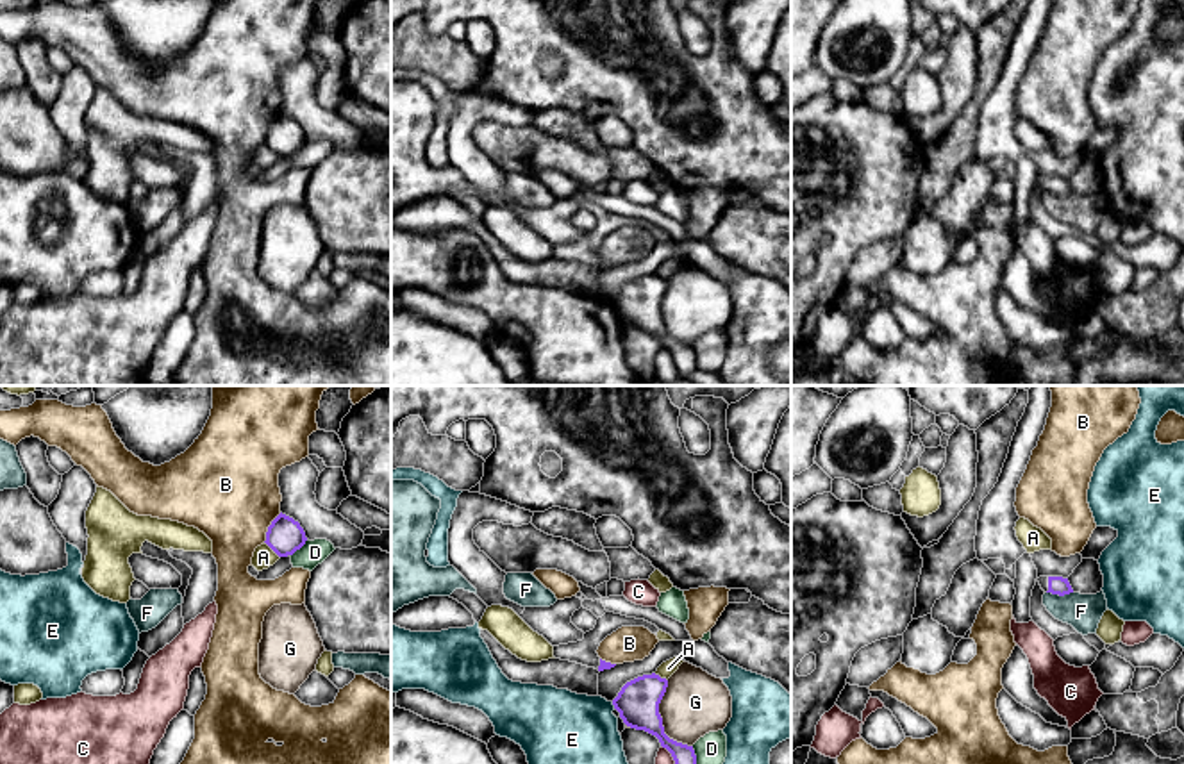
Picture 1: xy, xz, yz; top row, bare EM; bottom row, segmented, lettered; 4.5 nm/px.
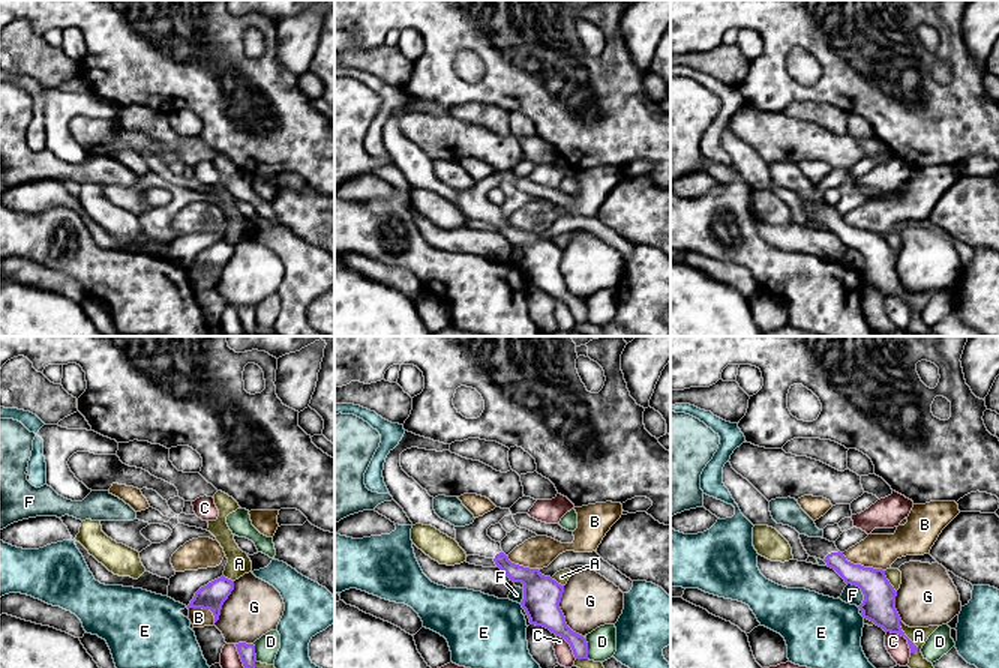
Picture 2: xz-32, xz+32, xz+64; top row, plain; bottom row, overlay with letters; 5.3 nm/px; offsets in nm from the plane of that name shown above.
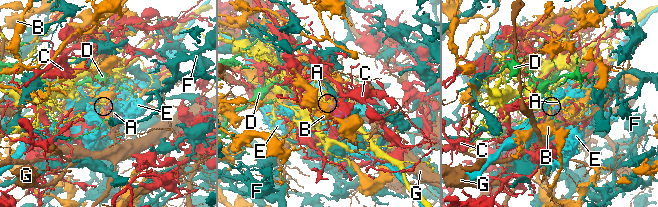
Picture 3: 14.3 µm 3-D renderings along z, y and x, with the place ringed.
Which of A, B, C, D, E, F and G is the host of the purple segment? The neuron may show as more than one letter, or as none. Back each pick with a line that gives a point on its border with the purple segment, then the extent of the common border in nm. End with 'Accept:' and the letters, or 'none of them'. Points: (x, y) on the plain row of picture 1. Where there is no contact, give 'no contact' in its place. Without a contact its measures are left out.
Accept: none of them

